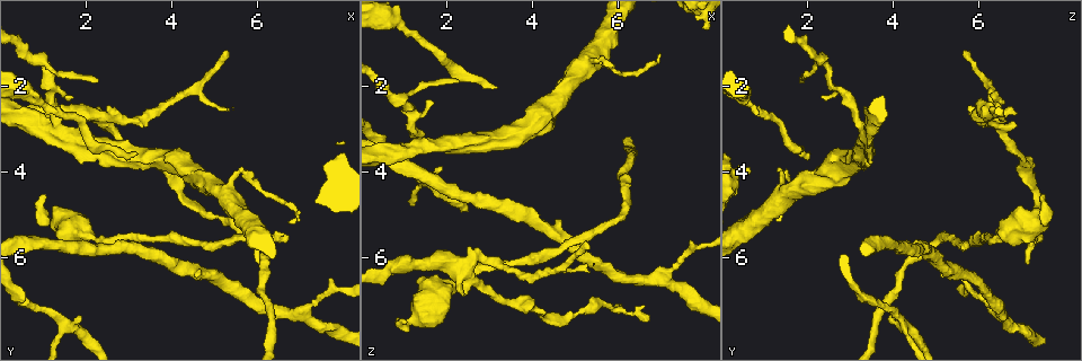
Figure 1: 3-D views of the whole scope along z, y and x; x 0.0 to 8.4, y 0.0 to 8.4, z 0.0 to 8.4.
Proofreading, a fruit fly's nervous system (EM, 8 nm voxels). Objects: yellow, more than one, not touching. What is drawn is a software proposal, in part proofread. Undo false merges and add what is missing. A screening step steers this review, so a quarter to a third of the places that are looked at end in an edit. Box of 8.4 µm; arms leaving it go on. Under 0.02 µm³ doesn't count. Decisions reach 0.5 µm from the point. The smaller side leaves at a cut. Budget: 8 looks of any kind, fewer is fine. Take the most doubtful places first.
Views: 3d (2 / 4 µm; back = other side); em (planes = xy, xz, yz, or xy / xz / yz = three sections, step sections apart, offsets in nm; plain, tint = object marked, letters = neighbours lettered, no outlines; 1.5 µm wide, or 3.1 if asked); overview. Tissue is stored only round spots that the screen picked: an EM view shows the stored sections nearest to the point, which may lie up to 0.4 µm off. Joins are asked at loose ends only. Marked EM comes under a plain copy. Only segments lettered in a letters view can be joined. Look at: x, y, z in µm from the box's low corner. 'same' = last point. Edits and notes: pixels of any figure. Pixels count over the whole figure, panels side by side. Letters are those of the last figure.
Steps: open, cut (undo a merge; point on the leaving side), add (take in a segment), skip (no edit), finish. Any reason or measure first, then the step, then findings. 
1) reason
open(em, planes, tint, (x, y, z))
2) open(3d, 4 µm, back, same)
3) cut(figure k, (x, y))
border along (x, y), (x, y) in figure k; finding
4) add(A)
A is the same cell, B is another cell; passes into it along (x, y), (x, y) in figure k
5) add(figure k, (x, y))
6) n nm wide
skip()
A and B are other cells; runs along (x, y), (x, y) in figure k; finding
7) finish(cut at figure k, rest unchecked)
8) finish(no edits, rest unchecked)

tapers out
open(3d, 4 µm, (1.90, 7.45, 3.95))

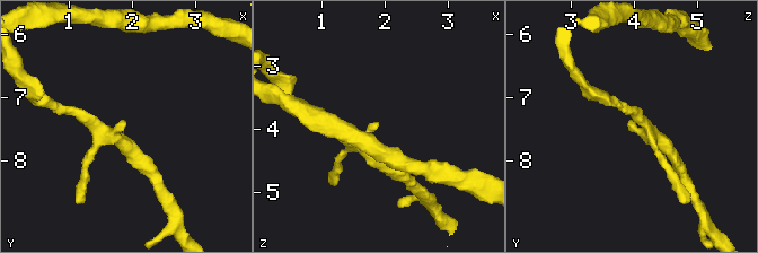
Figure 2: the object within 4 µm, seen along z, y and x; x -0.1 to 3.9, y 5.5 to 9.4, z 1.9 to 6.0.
3 arms
open(em, xz, step 4, tint, (1.90, 7.50, 3.95))

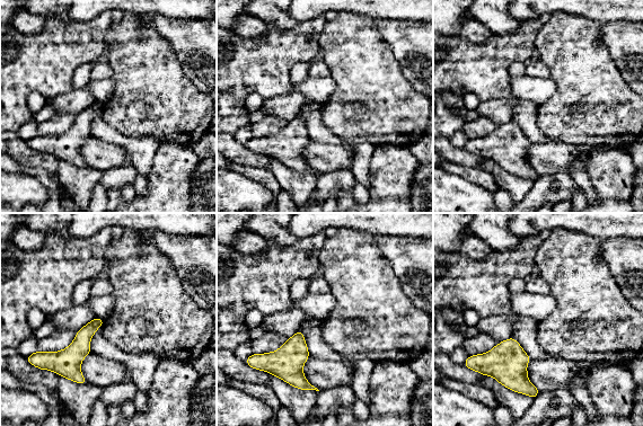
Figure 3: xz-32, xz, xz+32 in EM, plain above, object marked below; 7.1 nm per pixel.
open(em, planes, letters, same)

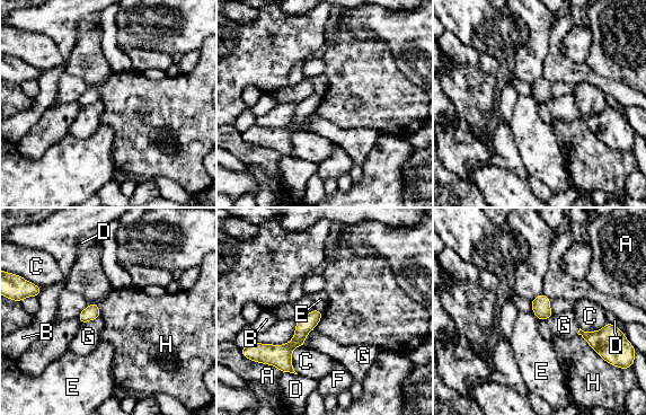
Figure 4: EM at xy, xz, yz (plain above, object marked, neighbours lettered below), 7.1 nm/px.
100 nm wide
skip()
A, B, C, D, E, F, G and H are other cells; none of them fits

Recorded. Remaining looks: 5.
tapers out
open(em, xz, step 8, letters, (6.60, 5.55, 7.50))

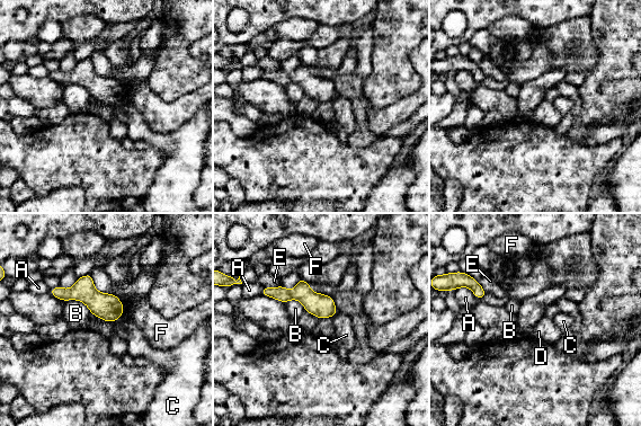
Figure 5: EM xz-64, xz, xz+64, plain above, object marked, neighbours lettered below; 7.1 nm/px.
another direction
open(em, planes, letters, same)

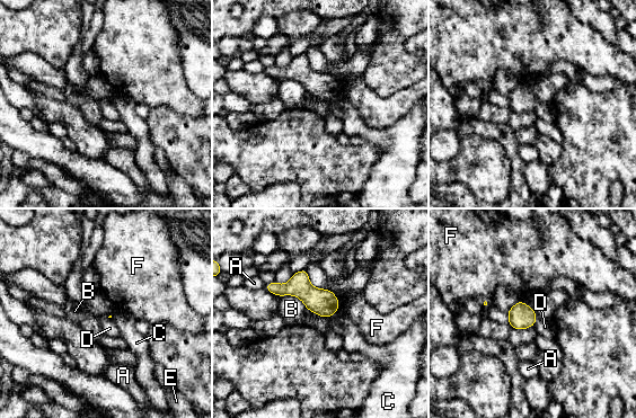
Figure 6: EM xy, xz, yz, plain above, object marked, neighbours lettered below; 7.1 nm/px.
skip()
A, B, C, D, E and F are other cells; border along (537, 317), (532, 326) in figure 6; none of them fits

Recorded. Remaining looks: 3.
tapers out
open(3d, 2 µm, (5.25, 1.20, 5.75))

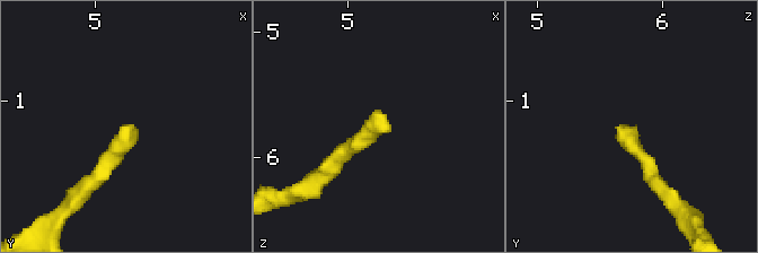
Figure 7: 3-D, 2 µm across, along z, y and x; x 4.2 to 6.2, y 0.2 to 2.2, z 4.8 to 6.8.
open(em, planes, letters, (5.30, 1.22, 5.78))

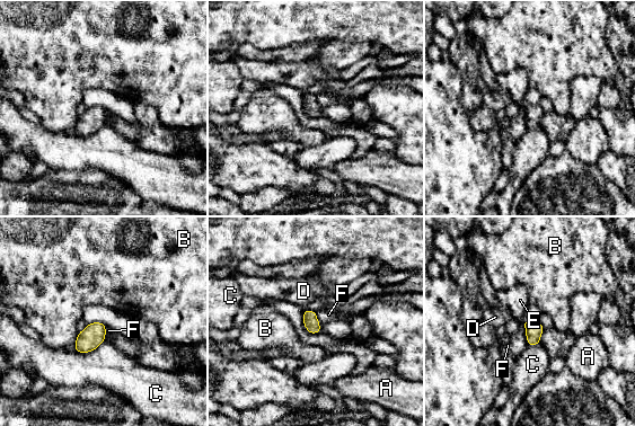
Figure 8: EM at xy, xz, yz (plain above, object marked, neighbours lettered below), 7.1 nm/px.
add(E)
E is the same cell, A, B, C, D and F are other cells; the cell continues

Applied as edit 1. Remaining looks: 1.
finish(add at figure 8, rest unchecked)

